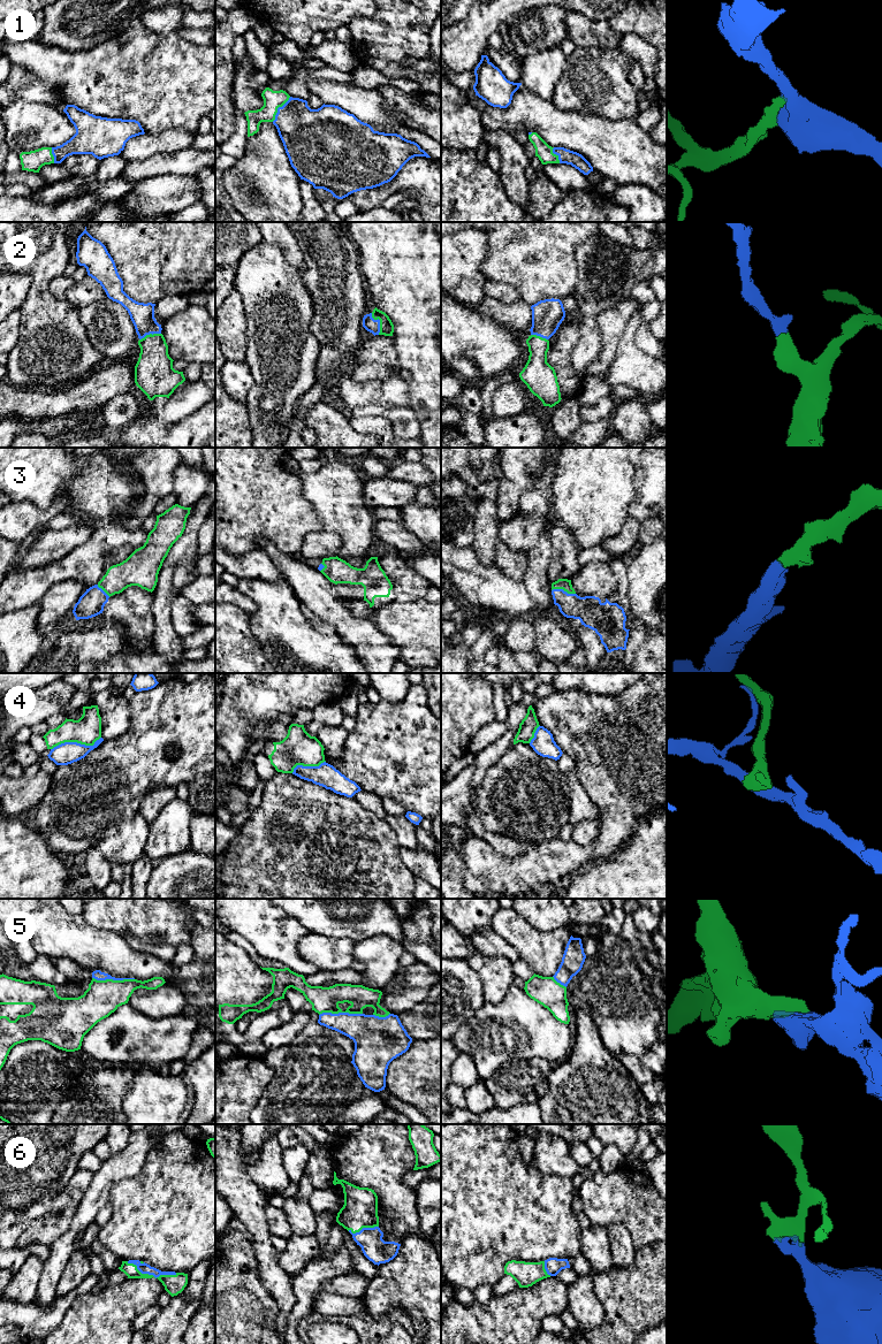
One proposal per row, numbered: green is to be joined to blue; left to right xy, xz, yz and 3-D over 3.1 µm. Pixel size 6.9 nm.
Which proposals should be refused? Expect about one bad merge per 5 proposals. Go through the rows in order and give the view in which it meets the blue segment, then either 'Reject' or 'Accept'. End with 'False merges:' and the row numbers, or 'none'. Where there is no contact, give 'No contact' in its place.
1: Touches blue in xz. Accept
2: Touches blue in xz. Accept
3: Touches blue in yz. Accept
4: Touches blue in xy. Reject
5: Touches blue in xz. Accept
6: Touches blue in xy. Accept
False merges: 4

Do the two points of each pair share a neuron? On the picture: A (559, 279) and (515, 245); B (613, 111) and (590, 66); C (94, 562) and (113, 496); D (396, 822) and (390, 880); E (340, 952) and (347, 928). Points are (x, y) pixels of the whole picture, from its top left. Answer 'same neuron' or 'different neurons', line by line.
A: same neuron
B: same neuron
C: different neurons
D: different neurons
E: different neurons

